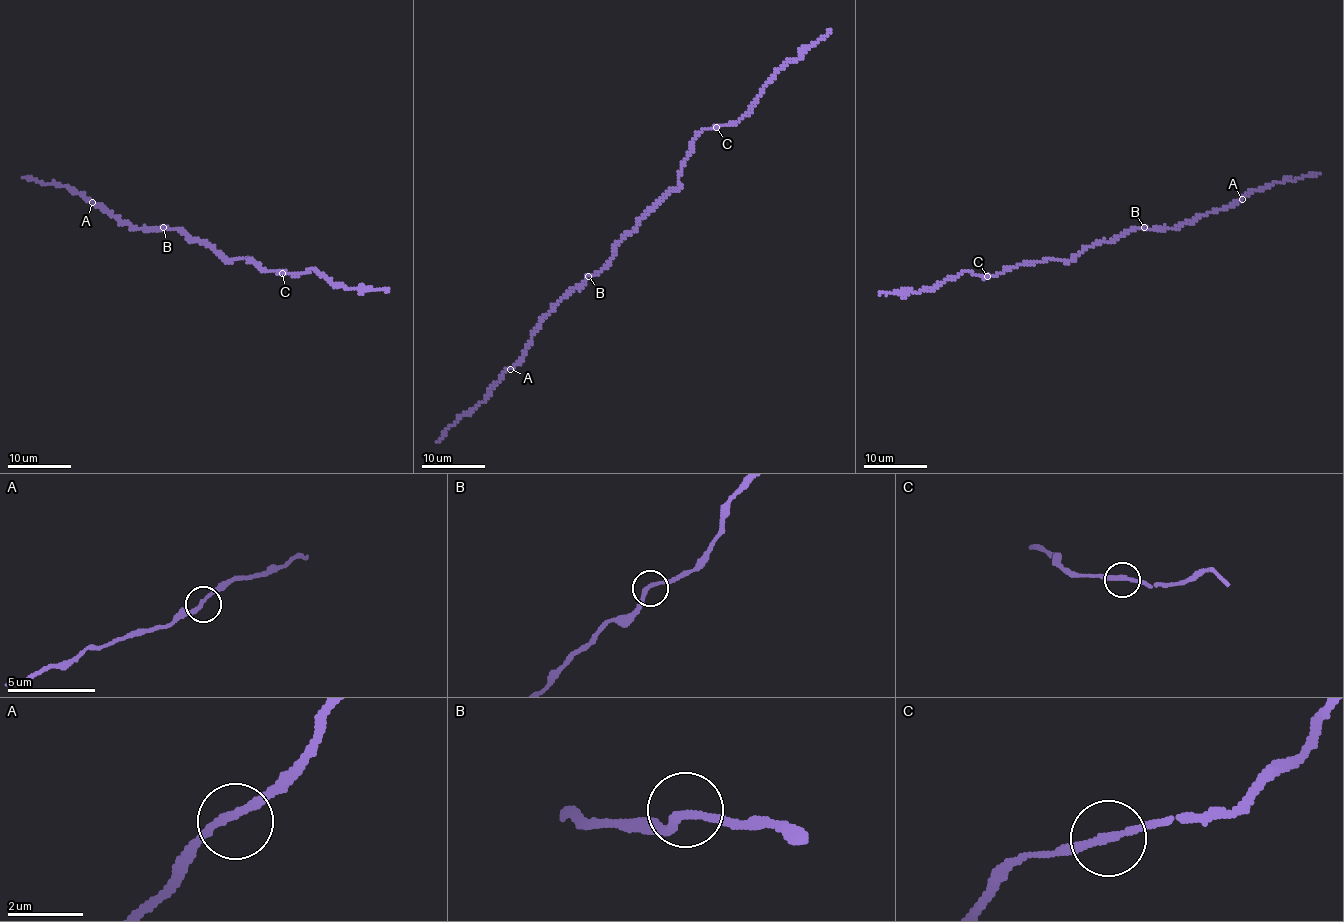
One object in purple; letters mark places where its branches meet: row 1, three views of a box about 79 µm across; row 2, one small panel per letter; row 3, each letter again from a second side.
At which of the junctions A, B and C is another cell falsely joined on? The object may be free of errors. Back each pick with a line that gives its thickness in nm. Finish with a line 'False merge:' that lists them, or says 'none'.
False merge: none

